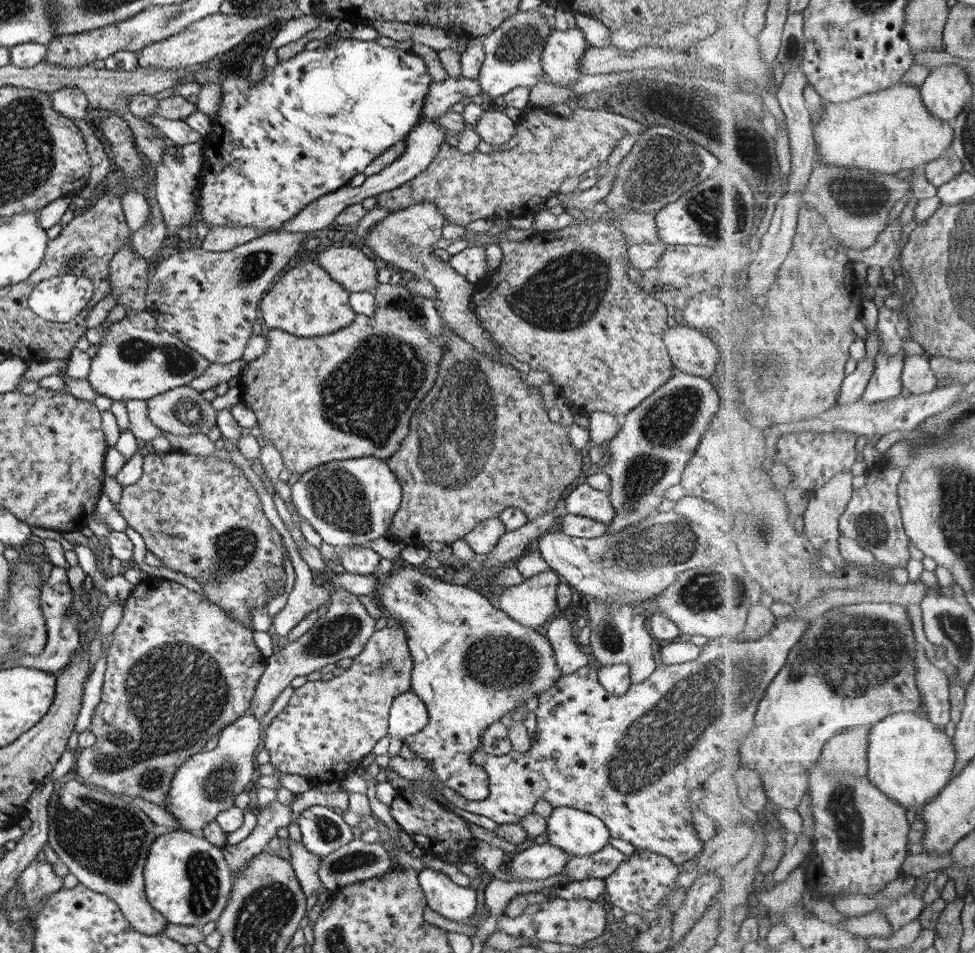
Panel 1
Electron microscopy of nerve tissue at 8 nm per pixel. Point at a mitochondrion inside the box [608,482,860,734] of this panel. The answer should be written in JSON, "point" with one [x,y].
{"point":[702,593]}

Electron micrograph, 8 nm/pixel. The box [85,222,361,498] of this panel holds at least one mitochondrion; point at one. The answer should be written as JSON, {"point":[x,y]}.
{"point":[174,360]}

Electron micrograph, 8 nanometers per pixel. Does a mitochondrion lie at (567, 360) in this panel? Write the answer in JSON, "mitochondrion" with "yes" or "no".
{"mitochondrion":"no"}

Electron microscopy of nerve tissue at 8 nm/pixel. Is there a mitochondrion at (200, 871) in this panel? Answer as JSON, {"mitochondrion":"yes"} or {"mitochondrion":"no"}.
{"mitochondrion":"yes"}

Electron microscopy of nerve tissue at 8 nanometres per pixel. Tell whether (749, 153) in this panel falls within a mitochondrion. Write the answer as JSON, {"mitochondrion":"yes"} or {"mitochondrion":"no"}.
{"mitochondrion":"no"}

